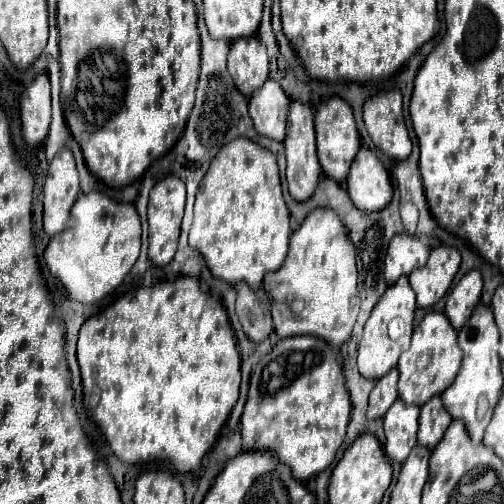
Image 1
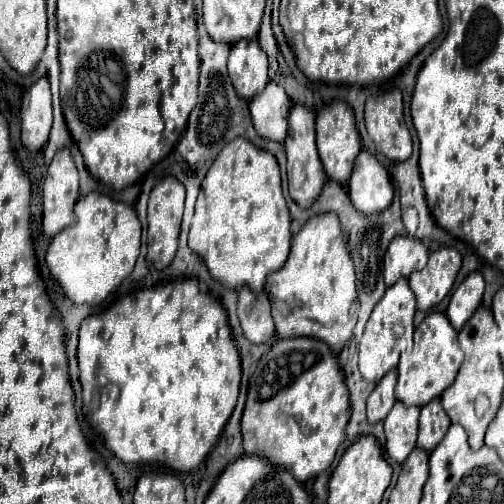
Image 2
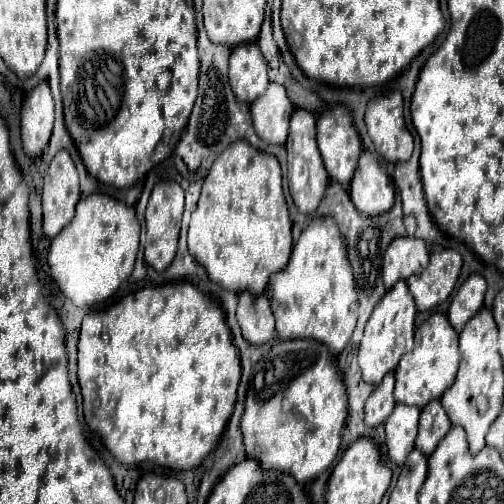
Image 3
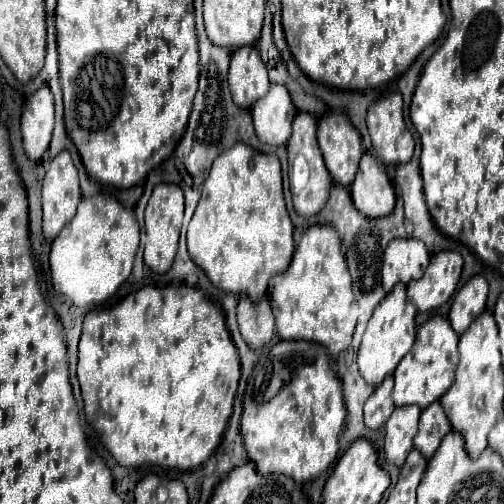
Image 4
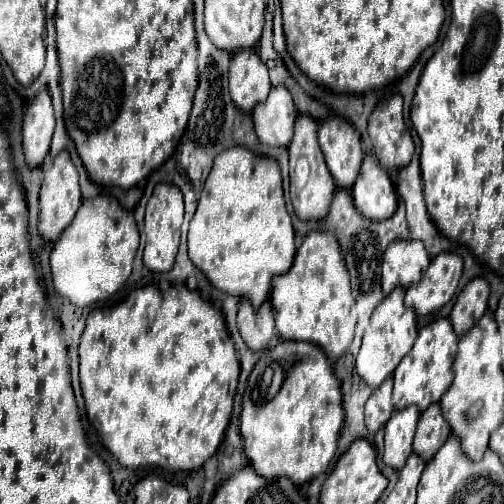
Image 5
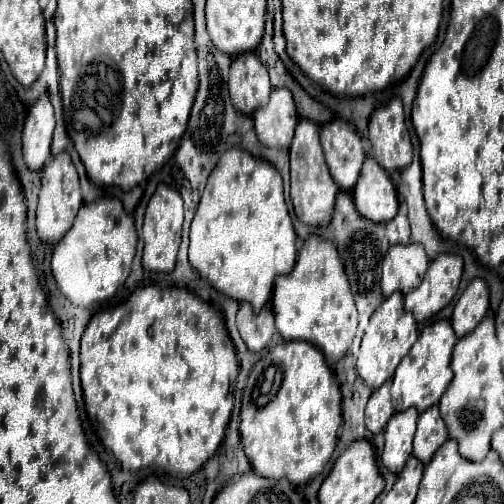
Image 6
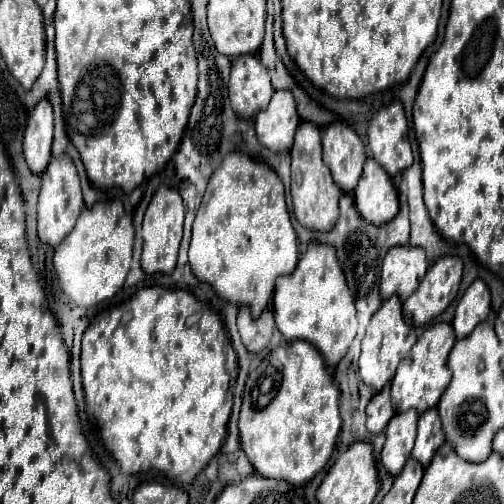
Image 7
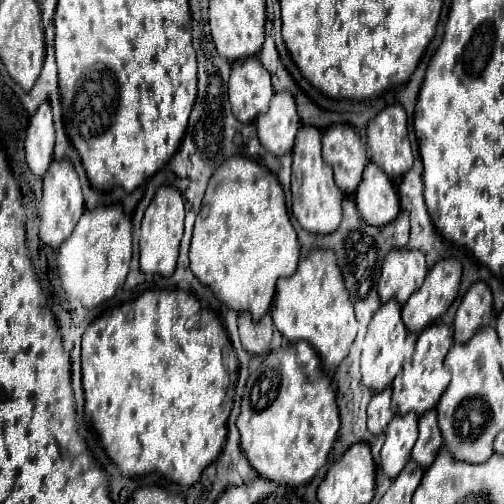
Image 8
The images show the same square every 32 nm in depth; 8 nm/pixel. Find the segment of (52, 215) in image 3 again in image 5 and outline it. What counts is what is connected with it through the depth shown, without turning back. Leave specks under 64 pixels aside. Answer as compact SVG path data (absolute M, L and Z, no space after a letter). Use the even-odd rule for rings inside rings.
M64 150L54 158L52 168L44 174L44 182L42 182L42 190L40 190L40 224L38 224L38 230L40 230L44 240L54 242L60 236L60 232L76 216L80 200L82 200L82 196L80 196L80 186L78 186L78 172L70 160L70 154Z

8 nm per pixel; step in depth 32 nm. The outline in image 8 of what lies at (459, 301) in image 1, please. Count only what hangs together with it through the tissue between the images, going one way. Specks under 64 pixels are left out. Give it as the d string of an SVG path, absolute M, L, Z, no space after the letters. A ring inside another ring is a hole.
M476 282L464 294L456 318L454 318L454 338L456 342L466 342L472 334L492 320L492 294L484 282Z

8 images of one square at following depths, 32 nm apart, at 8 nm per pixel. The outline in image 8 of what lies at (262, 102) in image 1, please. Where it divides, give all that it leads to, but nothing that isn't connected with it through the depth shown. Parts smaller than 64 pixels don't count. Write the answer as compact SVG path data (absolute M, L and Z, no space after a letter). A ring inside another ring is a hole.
M276 92L272 96L268 112L256 116L256 128L260 144L280 156L292 150L296 132L300 128L300 118L296 114L296 102L290 92Z

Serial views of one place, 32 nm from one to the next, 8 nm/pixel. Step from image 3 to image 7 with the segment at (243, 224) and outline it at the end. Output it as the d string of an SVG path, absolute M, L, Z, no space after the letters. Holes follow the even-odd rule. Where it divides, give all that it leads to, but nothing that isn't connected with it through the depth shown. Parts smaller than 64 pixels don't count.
M228 152L210 176L202 204L196 212L188 256L192 272L200 280L208 282L220 298L238 306L248 304L252 308L252 314L258 316L272 298L274 280L278 276L292 274L298 262L296 232L292 228L290 214L284 202L284 186L280 176L268 164L256 162L248 154Z

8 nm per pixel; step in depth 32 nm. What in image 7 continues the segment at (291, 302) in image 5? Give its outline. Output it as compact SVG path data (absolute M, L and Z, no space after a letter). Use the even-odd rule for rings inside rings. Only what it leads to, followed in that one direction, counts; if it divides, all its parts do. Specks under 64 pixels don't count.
M310 242L300 254L296 270L276 280L272 306L276 328L280 330L280 334L288 342L306 340L316 346L324 356L328 370L332 372L348 352L358 328L354 300L338 262L336 248L322 242Z

